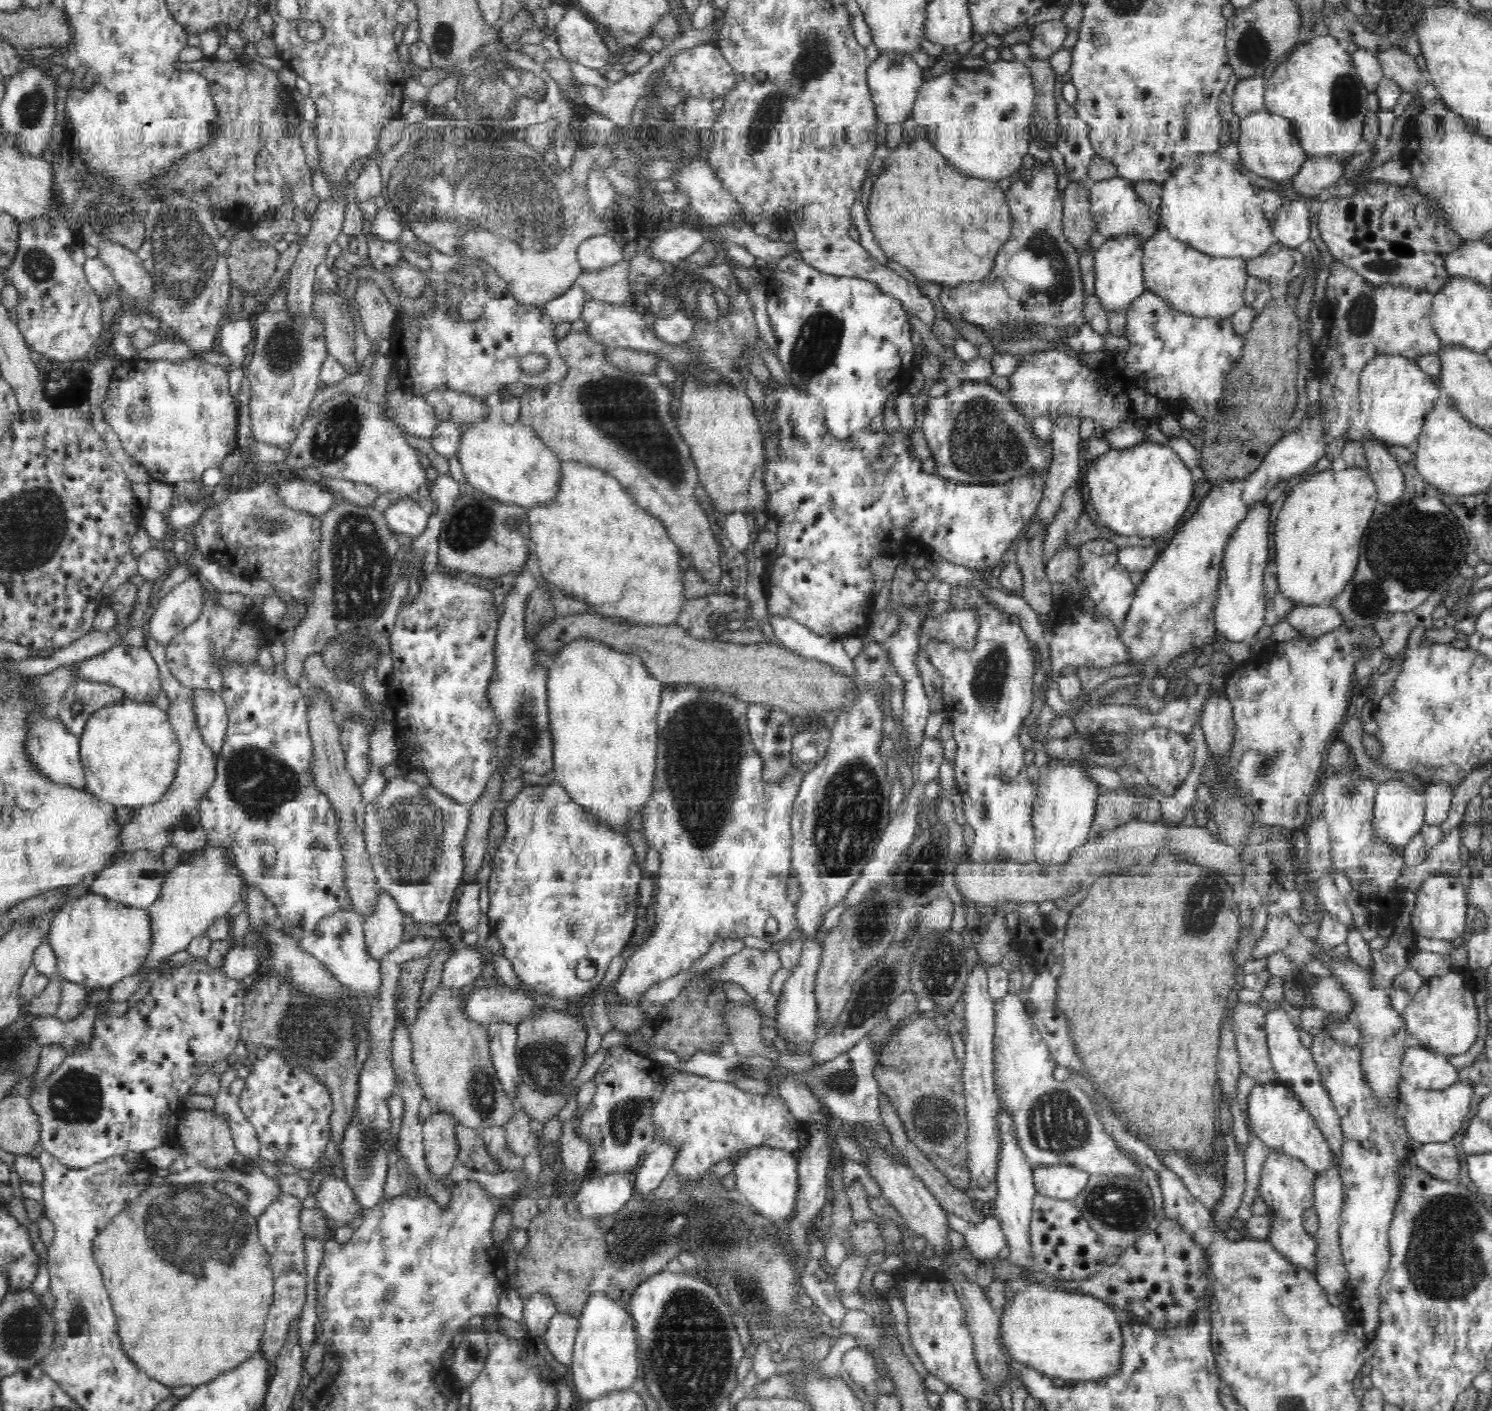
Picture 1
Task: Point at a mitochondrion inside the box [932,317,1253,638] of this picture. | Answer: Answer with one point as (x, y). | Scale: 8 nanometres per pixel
(981, 444)

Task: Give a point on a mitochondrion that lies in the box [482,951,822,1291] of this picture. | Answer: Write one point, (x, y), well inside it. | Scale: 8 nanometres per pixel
(637, 1237)

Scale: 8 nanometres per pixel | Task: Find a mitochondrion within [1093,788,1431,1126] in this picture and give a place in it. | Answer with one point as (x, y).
(1198, 919)

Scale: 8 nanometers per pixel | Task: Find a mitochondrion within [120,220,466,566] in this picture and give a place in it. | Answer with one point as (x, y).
(339, 430)

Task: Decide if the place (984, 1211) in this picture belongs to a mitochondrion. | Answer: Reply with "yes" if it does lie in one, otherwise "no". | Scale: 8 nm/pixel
no

